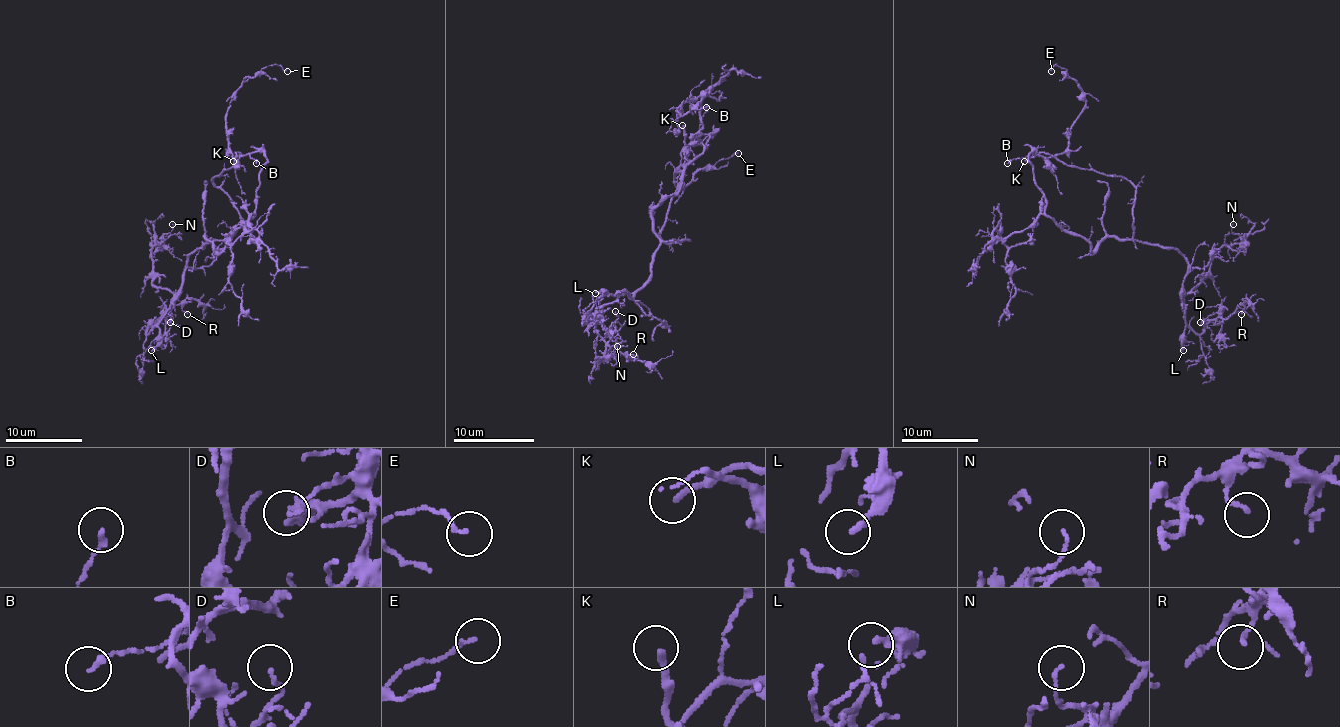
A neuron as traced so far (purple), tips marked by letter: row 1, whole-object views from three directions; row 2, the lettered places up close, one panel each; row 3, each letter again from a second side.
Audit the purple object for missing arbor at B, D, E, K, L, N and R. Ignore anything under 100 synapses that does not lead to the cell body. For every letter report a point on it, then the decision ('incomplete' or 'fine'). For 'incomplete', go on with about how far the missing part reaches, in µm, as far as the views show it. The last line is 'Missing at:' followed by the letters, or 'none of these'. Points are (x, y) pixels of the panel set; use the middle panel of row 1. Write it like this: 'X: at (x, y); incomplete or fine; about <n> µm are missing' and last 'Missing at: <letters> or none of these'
B: at (706, 107); fine
D: at (615, 311); fine
E: at (738, 153); fine
K: at (682, 125); incomplete; about 45 µm are missing
L: at (595, 293); fine
N: at (617, 346); fine
R: at (633, 354); fine
Missing at: K

